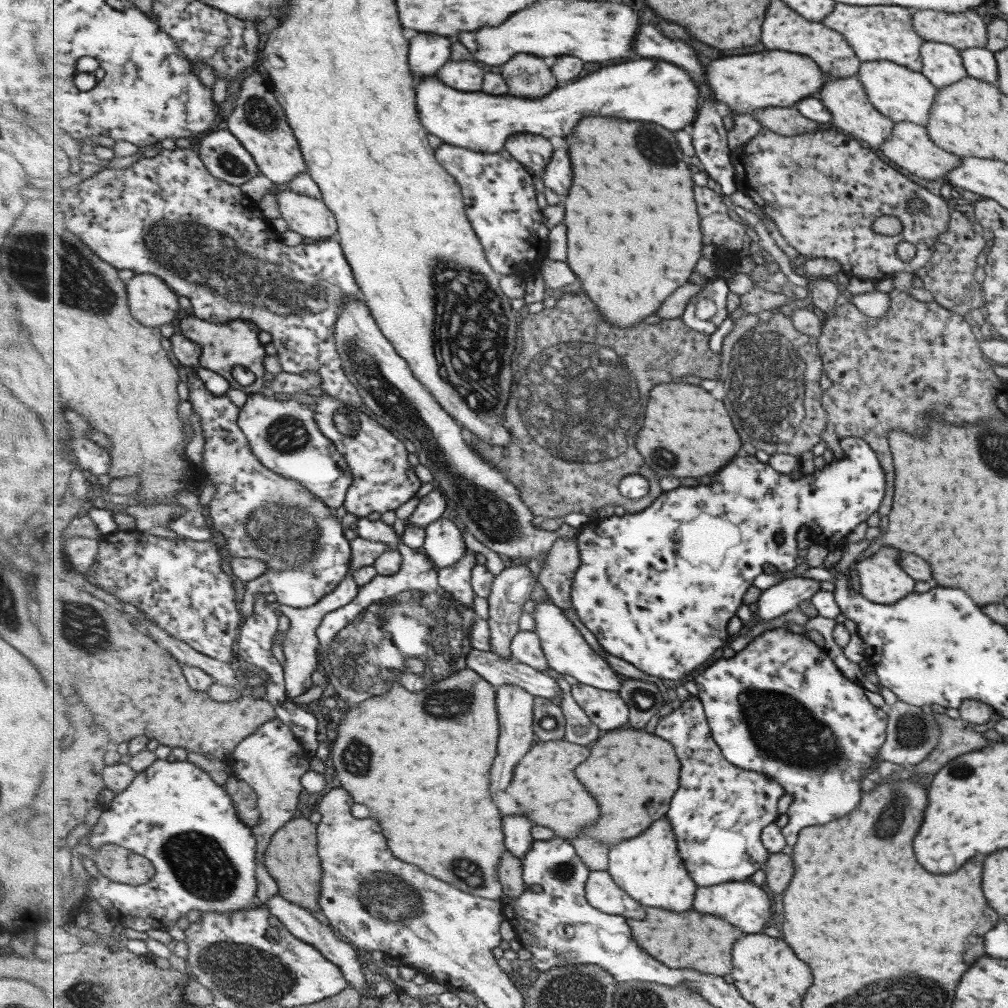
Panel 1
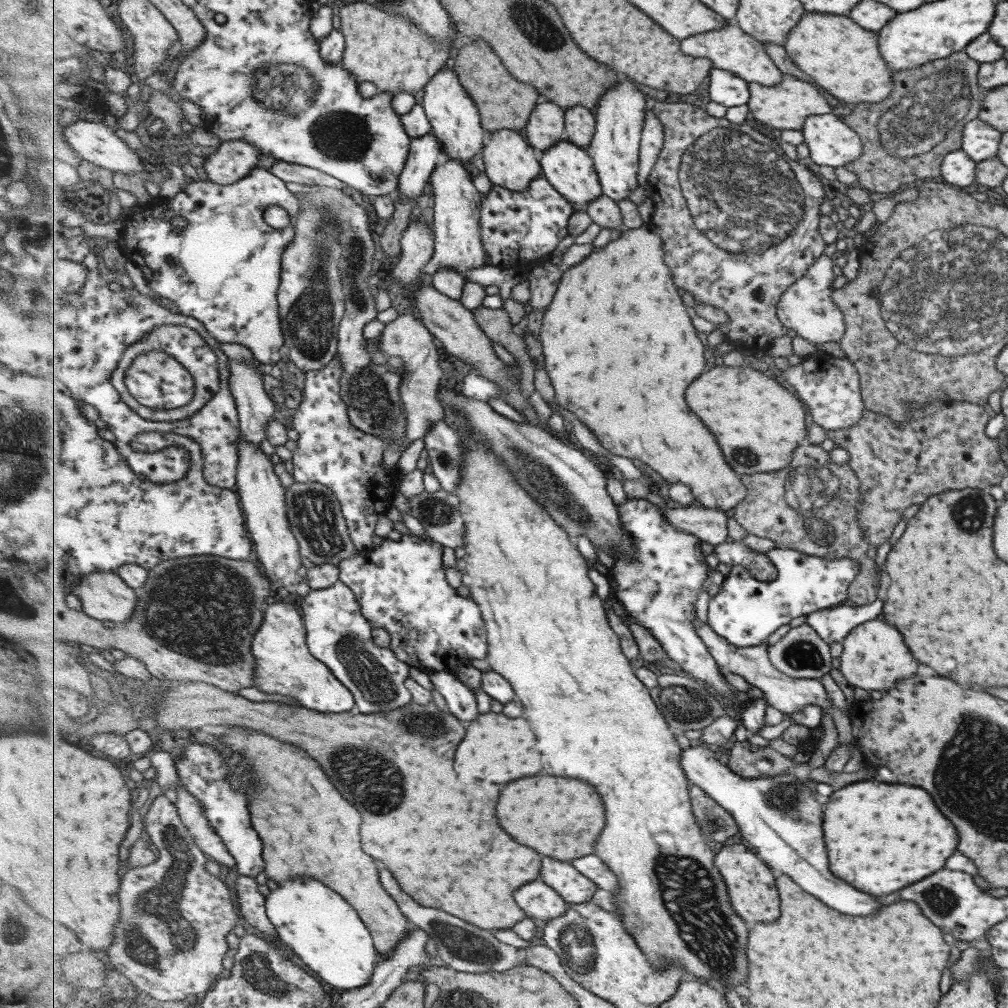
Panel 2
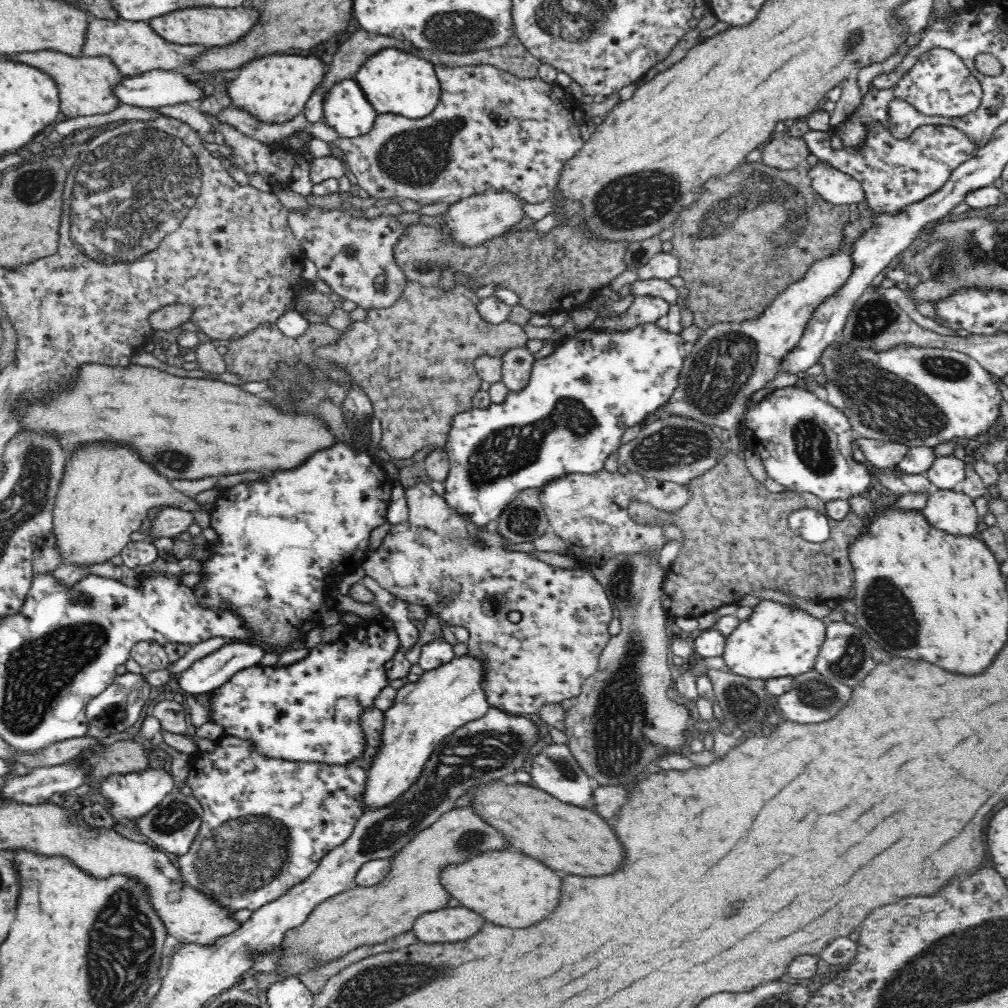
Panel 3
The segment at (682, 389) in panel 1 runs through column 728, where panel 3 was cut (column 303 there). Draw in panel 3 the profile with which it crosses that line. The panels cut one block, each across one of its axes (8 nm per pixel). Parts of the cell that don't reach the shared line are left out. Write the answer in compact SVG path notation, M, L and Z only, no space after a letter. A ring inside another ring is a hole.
M82 366L82 382L72 394L62 394L48 408L34 404L26 412L26 426L54 430L62 436L66 450L90 438L116 438L132 442L140 448L146 462L150 462L164 477L177 480L198 480L212 476L228 476L238 472L274 472L294 470L302 466L314 452L338 444L330 426L314 412L284 412L270 400L260 398L240 386L208 378L180 378L150 366L106 368ZM172 450L186 458L184 464L172 464Z

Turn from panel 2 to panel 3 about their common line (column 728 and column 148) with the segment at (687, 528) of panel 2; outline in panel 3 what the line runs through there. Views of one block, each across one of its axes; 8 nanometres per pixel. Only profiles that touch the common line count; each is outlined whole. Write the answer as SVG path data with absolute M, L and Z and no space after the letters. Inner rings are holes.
M176 507L160 508L156 512L156 516L150 518L150 530L146 532L146 538L150 538L150 540L174 538L177 534L188 532L190 524L194 524L190 511L180 510Z

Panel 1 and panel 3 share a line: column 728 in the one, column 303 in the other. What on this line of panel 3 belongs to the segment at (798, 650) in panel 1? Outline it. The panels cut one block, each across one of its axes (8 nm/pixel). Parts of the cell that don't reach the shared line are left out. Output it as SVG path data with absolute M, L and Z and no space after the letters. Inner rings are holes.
M390 618L364 620L343 633L331 643L316 645L299 661L284 666L254 665L239 670L215 688L210 695L212 710L210 721L224 725L224 735L253 739L258 750L276 758L289 761L320 761L344 764L362 754L364 741L357 718L363 707L374 707L374 700L380 690L388 686L387 661L392 660L399 645L394 623Z

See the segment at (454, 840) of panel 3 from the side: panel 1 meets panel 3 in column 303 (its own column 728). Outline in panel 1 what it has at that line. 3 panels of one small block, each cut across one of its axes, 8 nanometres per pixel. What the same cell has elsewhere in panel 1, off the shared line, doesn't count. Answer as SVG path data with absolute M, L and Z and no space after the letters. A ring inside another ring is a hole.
M648 907L647 917L643 920L629 919L631 930L638 946L649 952L653 958L659 958L671 968L701 970L707 974L726 976L734 970L734 944L745 932L739 926L733 926L721 916L701 914L694 908L687 912L671 912L663 908Z

